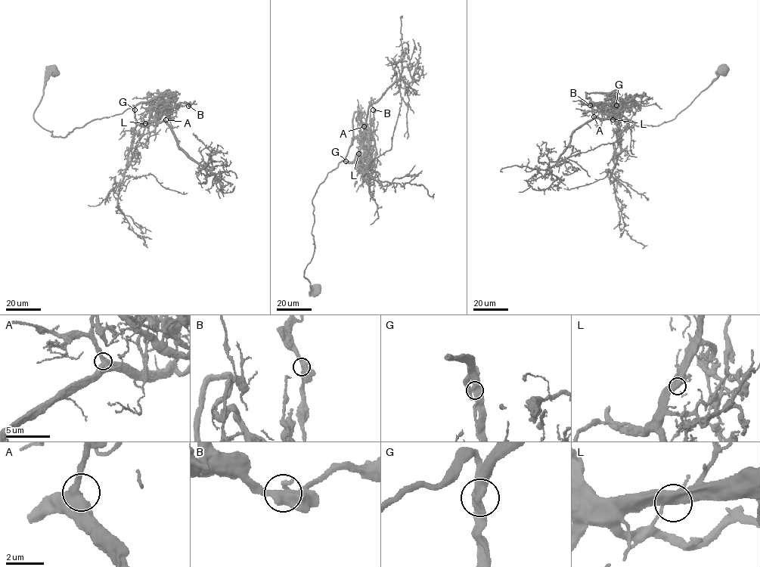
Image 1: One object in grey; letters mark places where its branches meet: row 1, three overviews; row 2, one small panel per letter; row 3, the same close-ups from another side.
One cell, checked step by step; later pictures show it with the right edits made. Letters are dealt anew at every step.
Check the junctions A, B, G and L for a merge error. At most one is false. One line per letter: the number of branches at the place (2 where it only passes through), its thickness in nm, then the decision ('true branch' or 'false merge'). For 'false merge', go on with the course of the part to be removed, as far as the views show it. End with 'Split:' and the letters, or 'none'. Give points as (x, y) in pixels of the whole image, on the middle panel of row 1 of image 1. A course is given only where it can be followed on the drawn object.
A: 2 branches meet; 550 nm thick; true branch
B: 2 branches meet; 550 nm thick; true branch
G: 2 branches meet; 550 nm thick; true branch
L: 2 branches meet; 600 nm thick; true branch
Split: none

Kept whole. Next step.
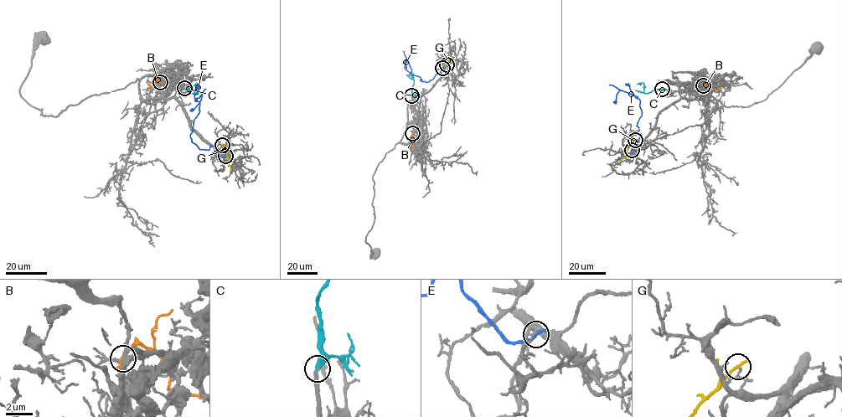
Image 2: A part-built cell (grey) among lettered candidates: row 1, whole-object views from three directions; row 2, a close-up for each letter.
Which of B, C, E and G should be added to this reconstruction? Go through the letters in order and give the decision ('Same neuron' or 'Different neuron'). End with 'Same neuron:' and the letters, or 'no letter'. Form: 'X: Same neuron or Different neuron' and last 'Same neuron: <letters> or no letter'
B: Different neuron
C: Same neuron
E: Different neuron
G: Different neuron
Same neuron: C

